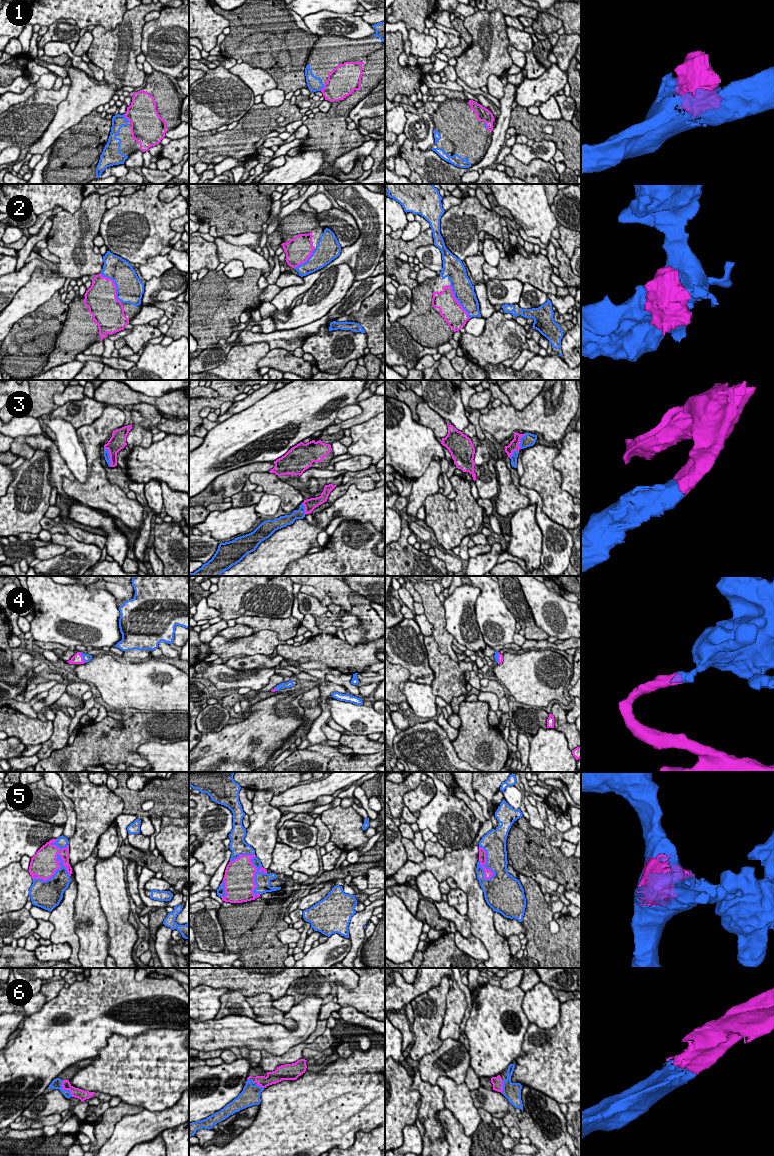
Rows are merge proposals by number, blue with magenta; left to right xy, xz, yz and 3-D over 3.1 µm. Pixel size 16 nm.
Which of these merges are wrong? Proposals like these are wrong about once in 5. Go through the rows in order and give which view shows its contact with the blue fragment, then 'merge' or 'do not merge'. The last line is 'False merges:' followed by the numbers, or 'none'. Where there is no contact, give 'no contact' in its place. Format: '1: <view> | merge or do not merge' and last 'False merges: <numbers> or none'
1: xy | merge
2: xy | merge
3: xy | merge
4: xy | merge
5: xz | merge
6: xy | merge
False merges: none

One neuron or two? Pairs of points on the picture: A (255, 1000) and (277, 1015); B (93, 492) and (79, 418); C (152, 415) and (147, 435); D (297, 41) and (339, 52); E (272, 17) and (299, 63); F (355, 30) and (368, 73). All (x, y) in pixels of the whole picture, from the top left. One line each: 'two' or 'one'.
A: one
B: two
C: one
D: two
E: one
F: two

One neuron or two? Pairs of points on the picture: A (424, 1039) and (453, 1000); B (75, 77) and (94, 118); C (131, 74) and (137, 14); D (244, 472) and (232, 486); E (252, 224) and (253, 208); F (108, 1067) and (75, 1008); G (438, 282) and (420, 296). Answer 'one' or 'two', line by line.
A: two
B: two
C: one
D: one
E: one
F: two
G: one

